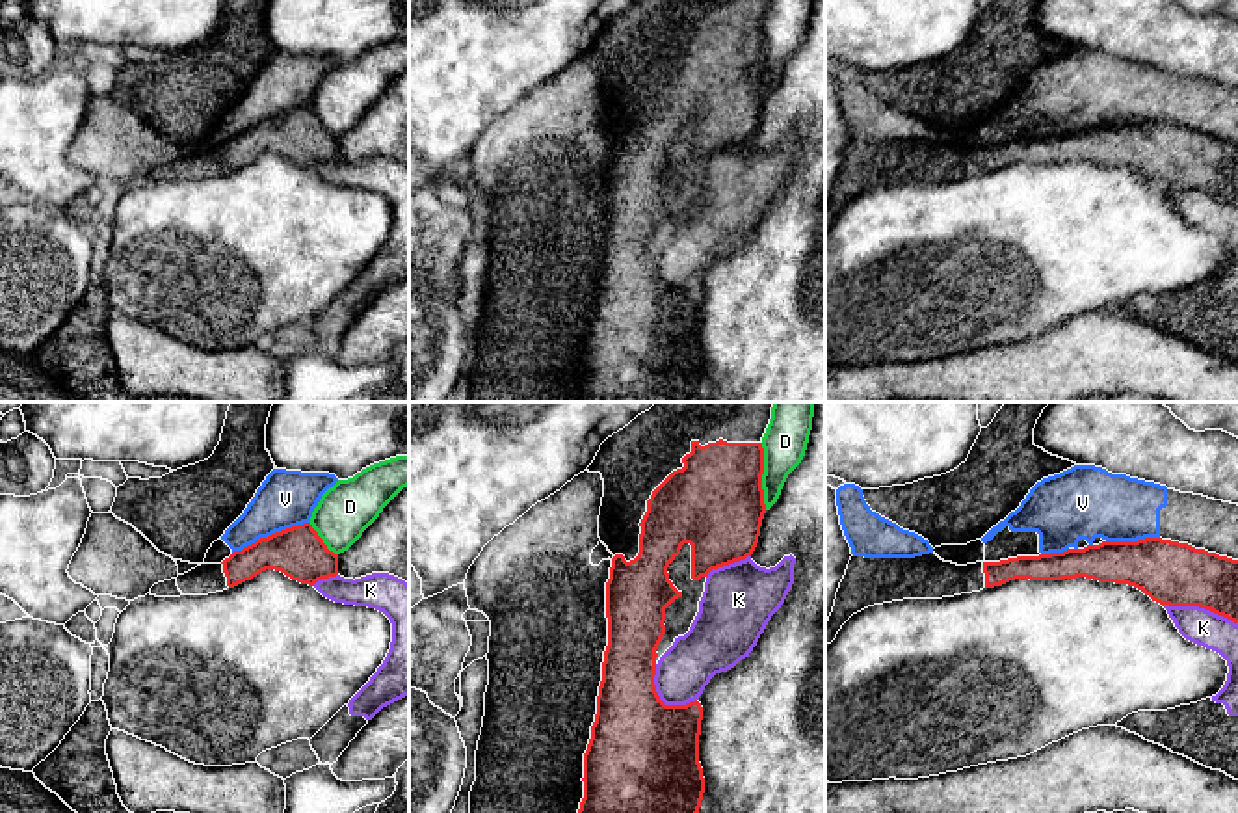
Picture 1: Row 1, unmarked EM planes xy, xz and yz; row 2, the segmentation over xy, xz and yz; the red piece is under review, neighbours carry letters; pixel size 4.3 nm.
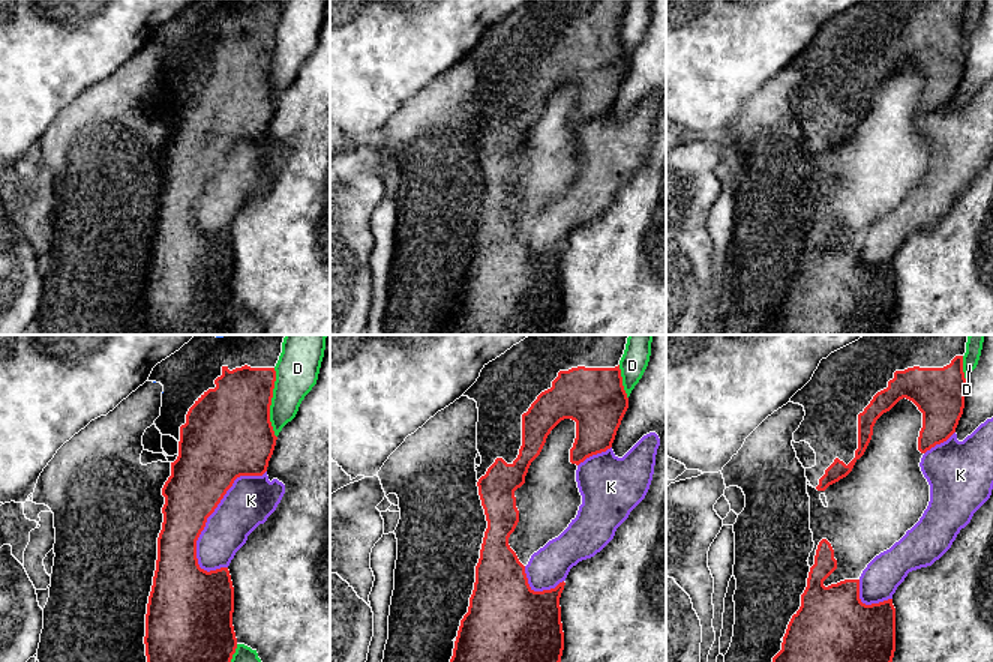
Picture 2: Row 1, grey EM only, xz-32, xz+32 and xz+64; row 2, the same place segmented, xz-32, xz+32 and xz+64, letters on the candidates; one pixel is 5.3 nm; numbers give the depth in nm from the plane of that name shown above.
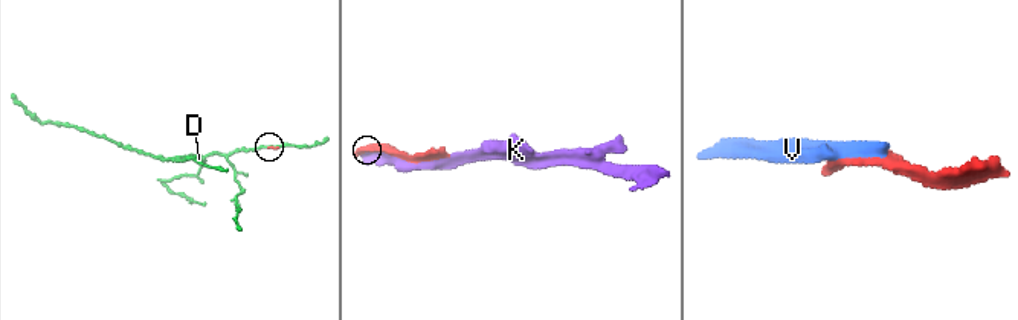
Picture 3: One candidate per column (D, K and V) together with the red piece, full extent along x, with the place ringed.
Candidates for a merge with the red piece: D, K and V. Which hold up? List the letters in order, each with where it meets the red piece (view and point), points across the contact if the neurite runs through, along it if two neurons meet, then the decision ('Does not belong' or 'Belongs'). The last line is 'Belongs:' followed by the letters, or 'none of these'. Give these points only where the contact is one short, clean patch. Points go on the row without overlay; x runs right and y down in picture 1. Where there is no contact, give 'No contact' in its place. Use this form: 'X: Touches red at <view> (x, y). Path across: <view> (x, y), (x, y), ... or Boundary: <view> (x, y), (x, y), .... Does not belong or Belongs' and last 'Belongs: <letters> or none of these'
D: Touches red at xz (761, 60). Does not belong
K: Touches red at yz (1199, 190). Does not belong
V: Touches red at xy (272, 118). Does not belong
Belongs: none of these

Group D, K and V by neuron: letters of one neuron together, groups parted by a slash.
D / K / V

